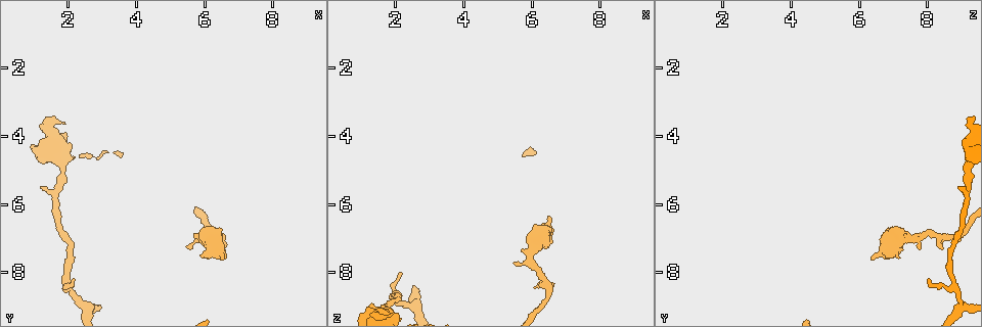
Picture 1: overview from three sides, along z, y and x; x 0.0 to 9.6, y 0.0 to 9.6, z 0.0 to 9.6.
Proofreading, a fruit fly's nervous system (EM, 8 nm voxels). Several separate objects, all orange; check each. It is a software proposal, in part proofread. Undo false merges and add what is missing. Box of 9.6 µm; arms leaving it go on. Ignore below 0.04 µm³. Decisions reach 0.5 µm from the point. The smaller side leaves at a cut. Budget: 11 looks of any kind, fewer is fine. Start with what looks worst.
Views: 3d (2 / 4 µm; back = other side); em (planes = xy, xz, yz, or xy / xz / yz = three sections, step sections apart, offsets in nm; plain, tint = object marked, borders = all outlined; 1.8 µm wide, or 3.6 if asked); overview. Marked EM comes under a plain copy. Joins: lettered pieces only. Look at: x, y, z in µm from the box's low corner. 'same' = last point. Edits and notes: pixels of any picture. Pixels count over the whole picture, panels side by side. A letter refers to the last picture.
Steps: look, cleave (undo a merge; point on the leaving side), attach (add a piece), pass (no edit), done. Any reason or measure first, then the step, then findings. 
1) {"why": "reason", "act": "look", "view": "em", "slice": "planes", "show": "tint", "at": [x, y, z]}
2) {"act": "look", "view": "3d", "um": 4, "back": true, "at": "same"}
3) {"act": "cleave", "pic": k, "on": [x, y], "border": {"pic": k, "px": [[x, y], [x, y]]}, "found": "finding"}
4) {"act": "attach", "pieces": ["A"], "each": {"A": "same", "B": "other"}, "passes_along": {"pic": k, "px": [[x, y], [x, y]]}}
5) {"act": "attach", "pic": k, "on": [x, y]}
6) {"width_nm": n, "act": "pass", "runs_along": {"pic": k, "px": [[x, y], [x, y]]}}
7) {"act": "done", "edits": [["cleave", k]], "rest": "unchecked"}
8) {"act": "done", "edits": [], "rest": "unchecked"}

{"act": "look", "view": "em", "slice": "xy", "step": 16, "show": "borders", "at": [6.55, 7.65, 6.30]}

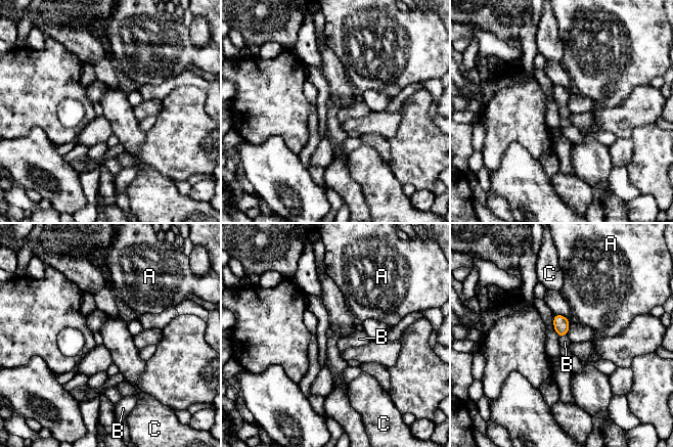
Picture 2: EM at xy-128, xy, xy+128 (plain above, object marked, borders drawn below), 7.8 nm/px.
{"act": "pass", "each": {"A": "other", "B": "other", "C": "other"}, "border": {"pic": 2, "px": [[566, 334], [559, 338]]}, "found": "none of them fits"}

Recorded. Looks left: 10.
{"why": "an open end", "act": "look", "view": "3d", "um": 4, "at": [6.10, 7.30, 8.40]}

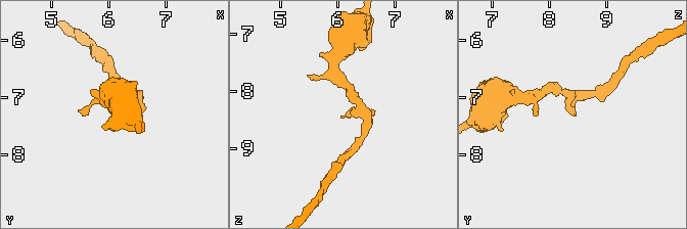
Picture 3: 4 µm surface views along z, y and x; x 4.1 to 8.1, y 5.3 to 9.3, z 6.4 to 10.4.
{"act": "look", "view": "em", "slice": "xz", "step": 4, "show": "tint", "at": [6.10, 7.25, 8.45]}

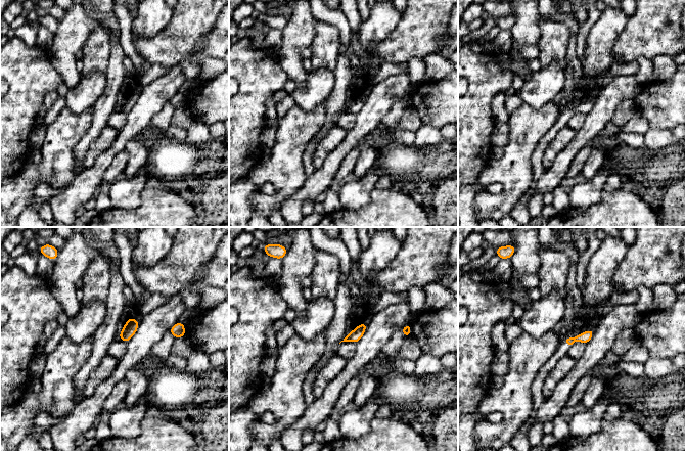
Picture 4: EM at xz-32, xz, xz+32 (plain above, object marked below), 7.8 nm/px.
{"act": "look", "view": "em", "slice": "xy", "step": 16, "show": "borders", "at": "same"}

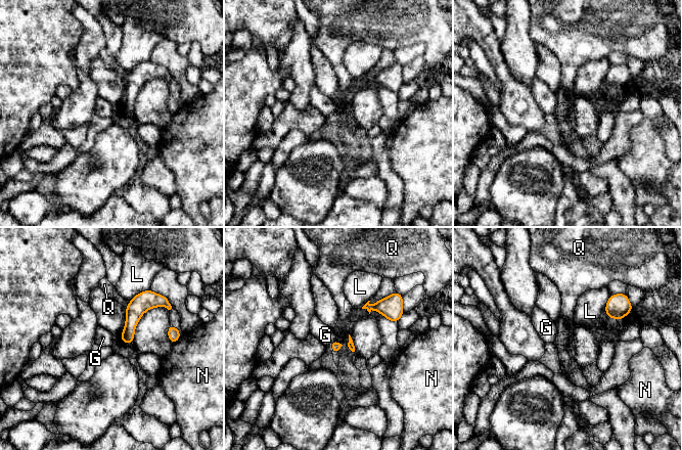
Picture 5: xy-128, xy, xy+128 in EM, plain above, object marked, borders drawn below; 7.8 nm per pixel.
{"act": "pass", "each": {"G": "other", "L": "other", "N": "other", "Q": "other"}, "border": {"pic": 5, "px": [[349, 333], [348, 347], [353, 352]]}, "found": "none of them fits"}

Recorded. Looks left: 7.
{"why": "free end", "act": "look", "view": "3d", "um": 4, "back": true, "at": [1.25, 5.45, 8.95]}

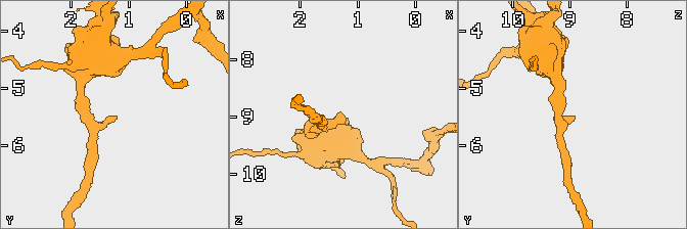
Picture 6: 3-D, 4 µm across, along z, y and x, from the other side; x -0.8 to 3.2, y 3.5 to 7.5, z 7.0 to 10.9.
{"why": "now the EM", "act": "look", "view": "em", "slice": "planes", "show": "borders", "at": [1.30, 5.50, 8.95]}

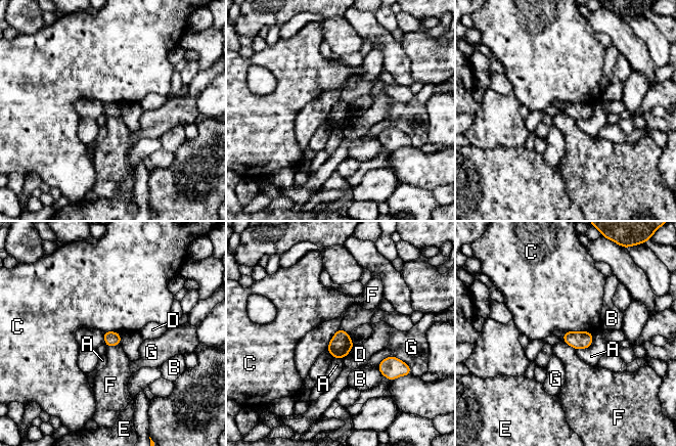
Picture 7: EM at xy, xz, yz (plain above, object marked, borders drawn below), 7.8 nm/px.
{"longest_contact_nm": ["C", 220], "act": "pass", "each": {"A": "other", "B": "other", "C": "other", "D": "other", "E": "other", "F": "other", "G": "other"}, "found": "none of them fits"}

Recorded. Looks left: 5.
{"why": "thin end", "act": "look", "view": "3d", "um": 2, "at": [2.20, 8.20, 8.05]}

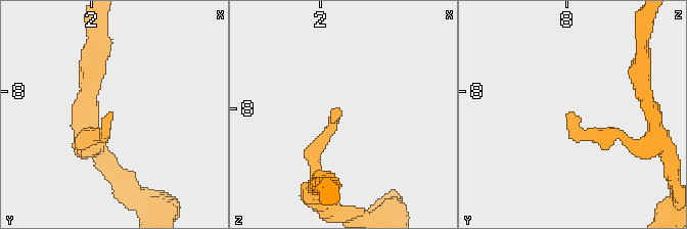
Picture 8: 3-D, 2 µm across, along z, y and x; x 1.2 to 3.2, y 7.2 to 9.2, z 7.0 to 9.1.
{"why": "now the EM", "act": "look", "view": "em", "slice": "xy", "step": 4, "show": "tint", "at": [2.18, 8.18, 8.06]}

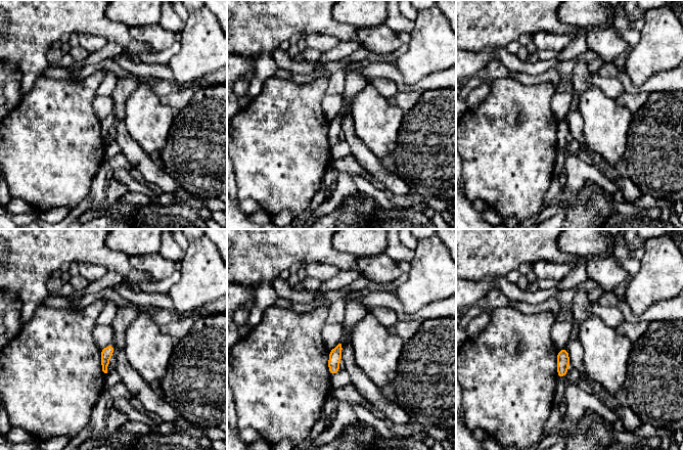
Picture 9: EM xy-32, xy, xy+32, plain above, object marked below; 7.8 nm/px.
{"act": "look", "view": "em", "slice": "planes", "show": "borders", "at": "same"}

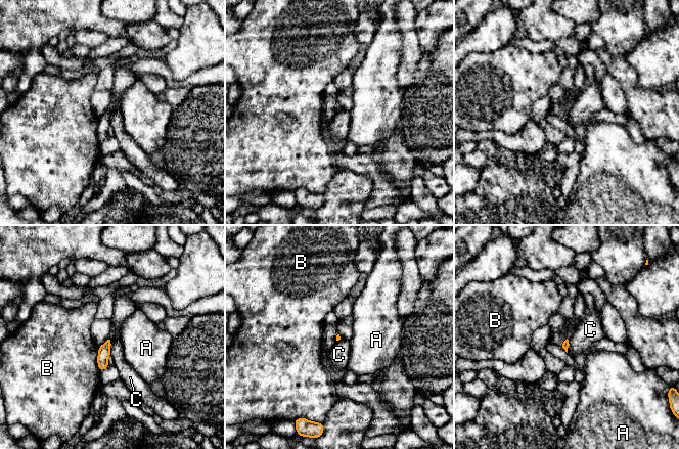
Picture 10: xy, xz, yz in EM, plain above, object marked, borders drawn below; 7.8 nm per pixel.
{"act": "pass", "each": {"A": "other", "B": "other", "C": "other"}, "border": {"pic": 10, "px": [[109, 340], [110, 355]]}, "found": "none of them fits"}

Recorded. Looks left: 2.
{"act": "done", "edits": [], "rest": "unchecked"}

